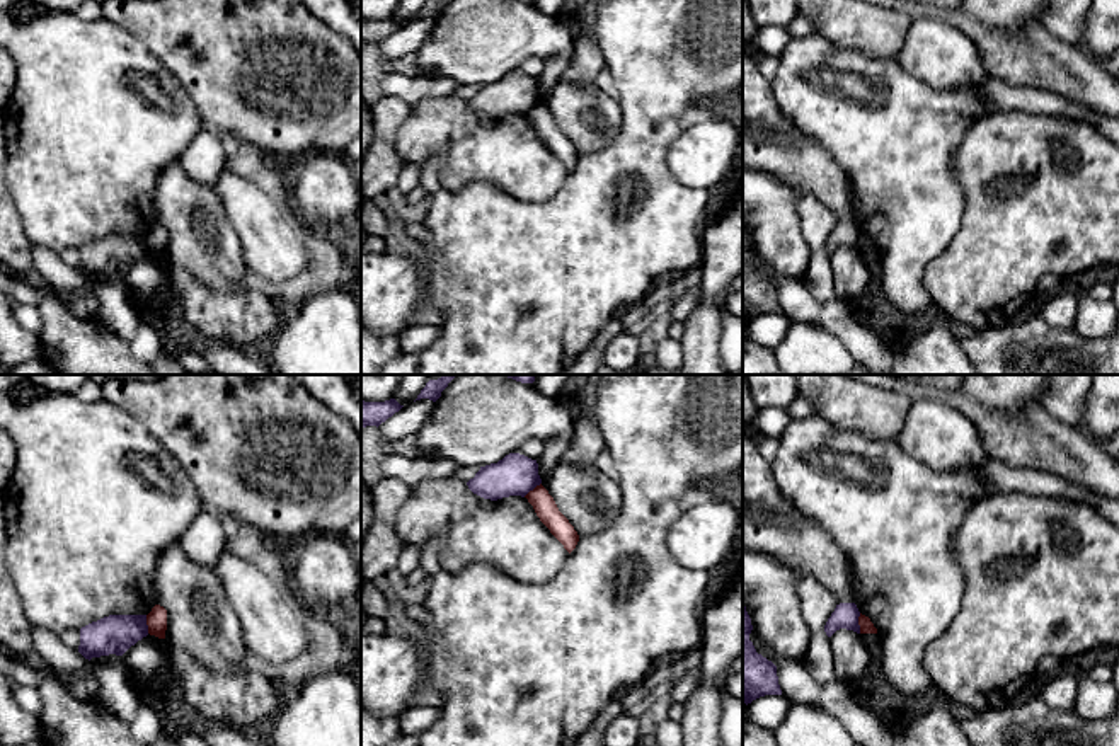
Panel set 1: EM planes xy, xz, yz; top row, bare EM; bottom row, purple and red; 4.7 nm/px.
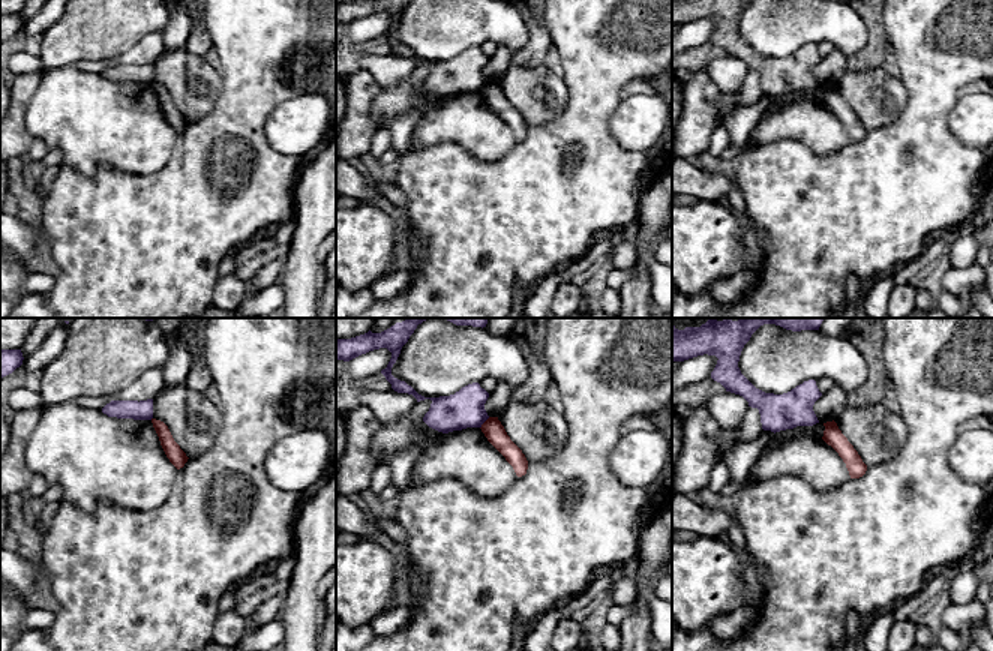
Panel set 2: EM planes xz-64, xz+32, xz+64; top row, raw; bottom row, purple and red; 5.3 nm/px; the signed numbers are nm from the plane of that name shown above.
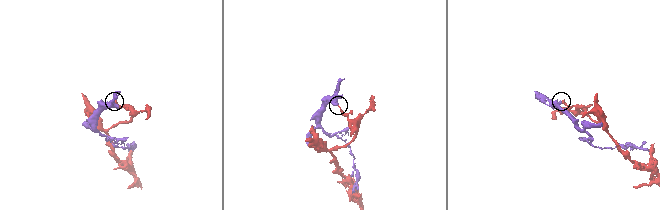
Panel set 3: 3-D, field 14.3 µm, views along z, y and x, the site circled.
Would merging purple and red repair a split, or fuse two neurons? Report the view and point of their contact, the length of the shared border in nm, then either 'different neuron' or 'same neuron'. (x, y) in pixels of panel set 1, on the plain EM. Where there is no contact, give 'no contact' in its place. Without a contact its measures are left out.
yz (857, 242) | 100 nm | different neuron

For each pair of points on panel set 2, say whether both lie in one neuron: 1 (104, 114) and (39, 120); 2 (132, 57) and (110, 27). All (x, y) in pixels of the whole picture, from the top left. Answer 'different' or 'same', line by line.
1: same
2: different

